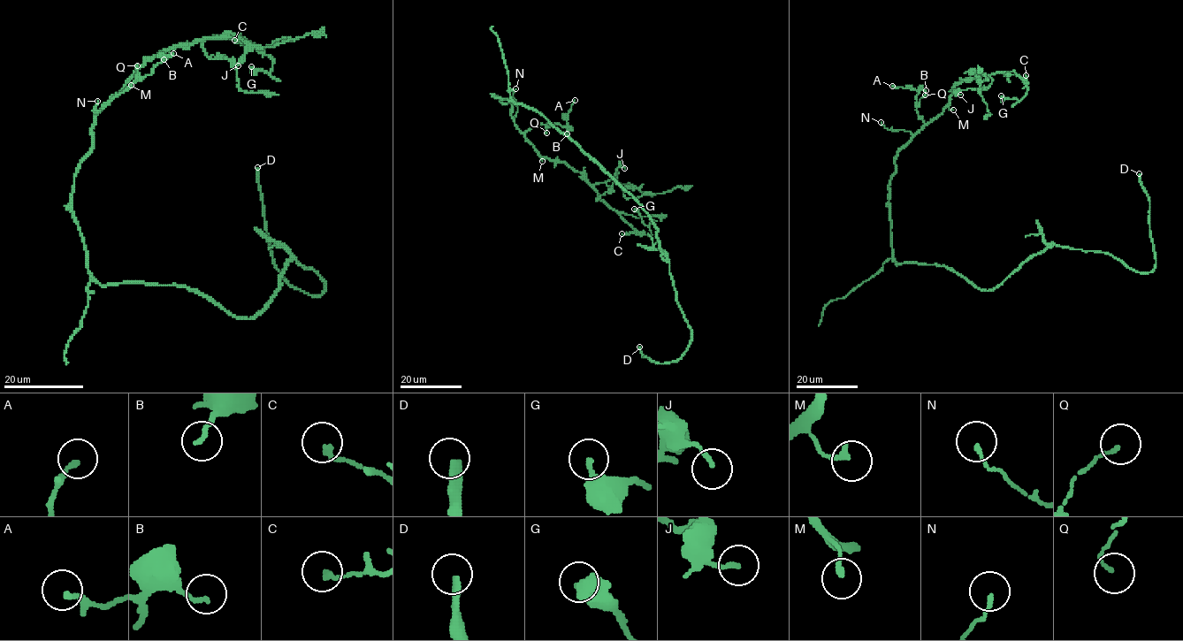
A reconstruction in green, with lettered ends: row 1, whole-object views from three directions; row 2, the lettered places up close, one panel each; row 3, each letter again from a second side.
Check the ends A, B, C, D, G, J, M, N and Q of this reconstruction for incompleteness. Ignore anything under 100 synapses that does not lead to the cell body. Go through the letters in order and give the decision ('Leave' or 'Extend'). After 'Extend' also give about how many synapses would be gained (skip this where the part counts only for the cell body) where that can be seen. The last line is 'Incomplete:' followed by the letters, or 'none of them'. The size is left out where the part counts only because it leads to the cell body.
A: Leave
B: Leave
C: Leave
D: Extend
G: Leave
J: Leave
M: Leave
N: Leave
Q: Leave
Incomplete: D

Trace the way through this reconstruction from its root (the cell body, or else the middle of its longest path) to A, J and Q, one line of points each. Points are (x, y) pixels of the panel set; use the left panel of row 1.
A: (144, 284), (100, 285), (91, 276), (72, 209), (73, 175), (90, 153), (95, 116), (173, 53)
J: (144, 284), (100, 285), (87, 267), (72, 191), (95, 116), (172, 48), (202, 41), (209, 57), (238, 65)
Q: (144, 284), (100, 285), (91, 276), (72, 209), (73, 175), (90, 153), (95, 116), (136, 80), (137, 65)

